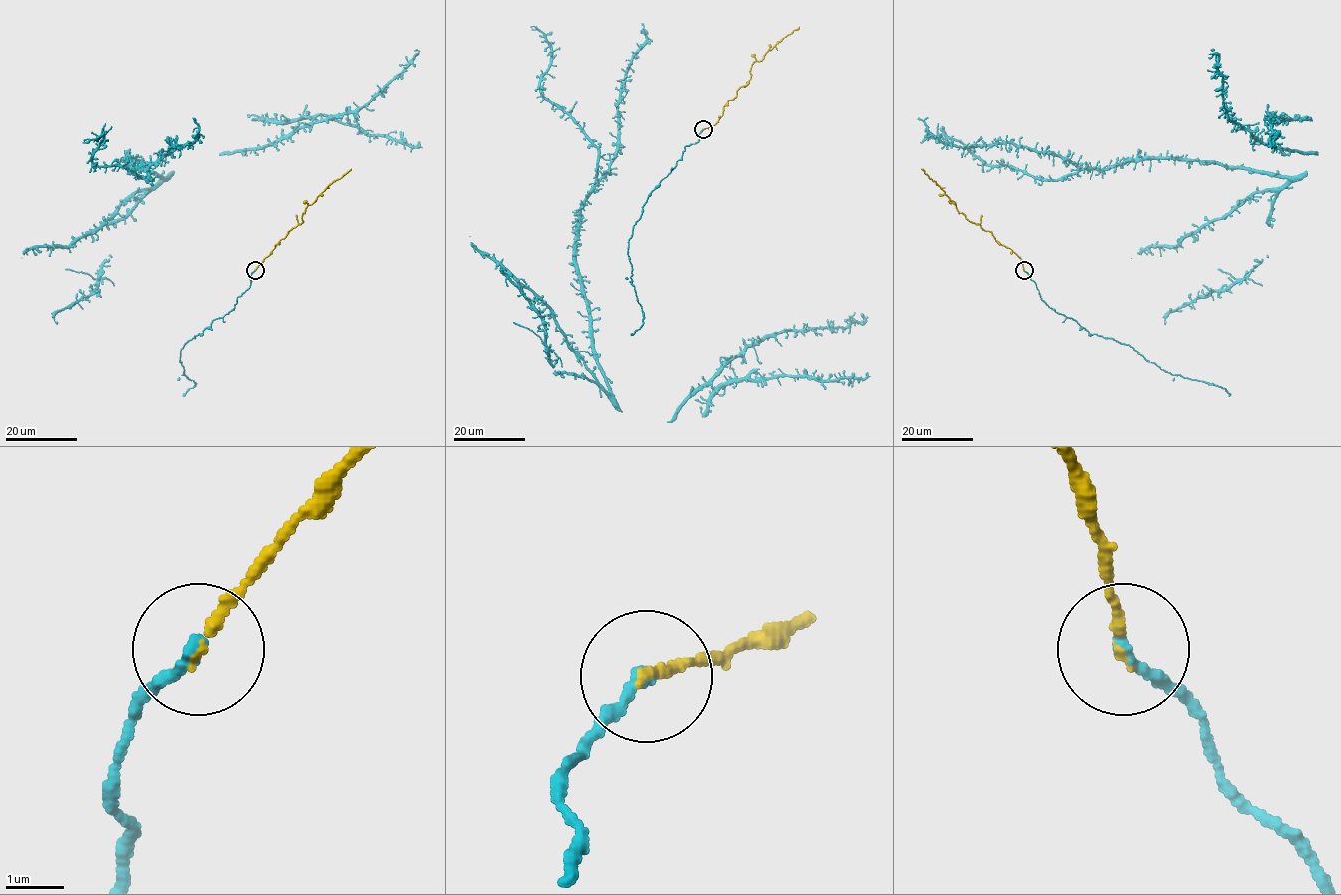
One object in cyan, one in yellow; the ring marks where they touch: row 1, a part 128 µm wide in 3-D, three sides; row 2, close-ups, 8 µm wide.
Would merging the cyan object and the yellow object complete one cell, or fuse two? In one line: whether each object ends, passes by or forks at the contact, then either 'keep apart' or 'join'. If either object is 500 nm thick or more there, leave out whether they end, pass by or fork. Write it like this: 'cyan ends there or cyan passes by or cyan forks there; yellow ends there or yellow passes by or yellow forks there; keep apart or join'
cyan ends there; yellow ends there; join

